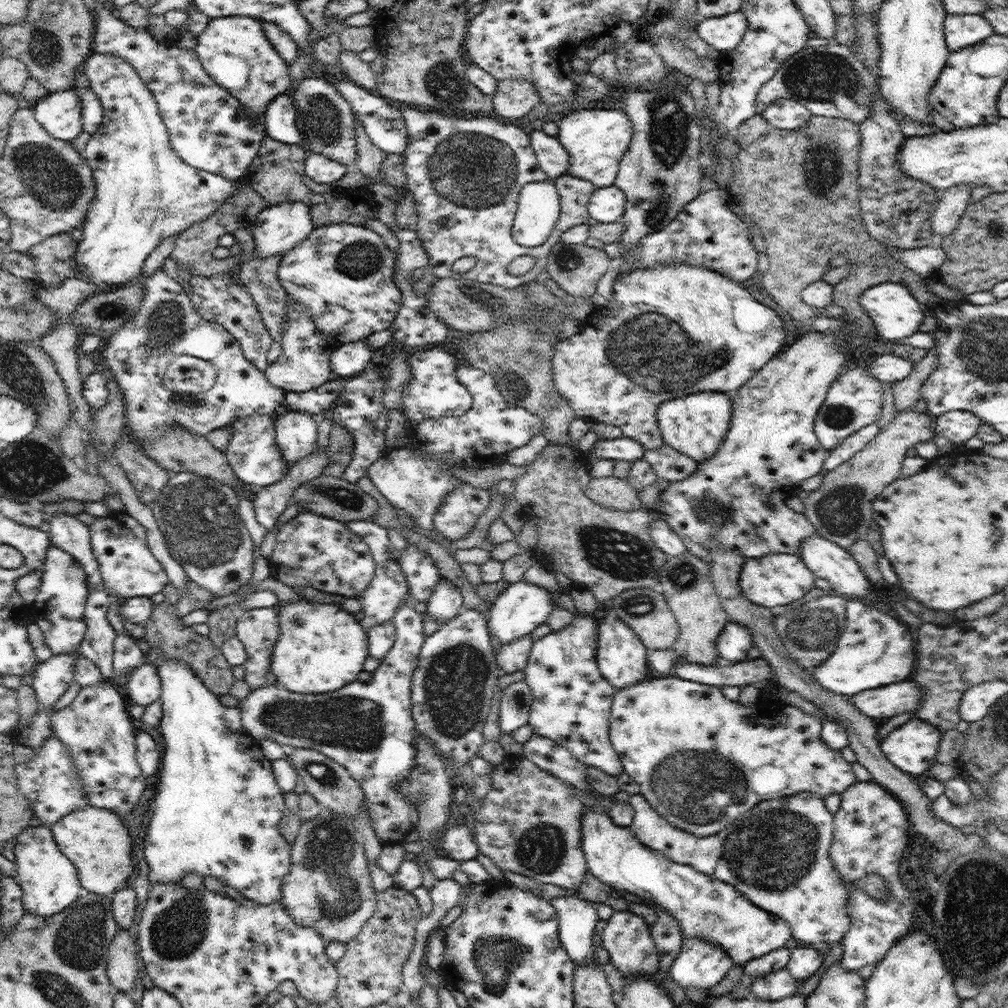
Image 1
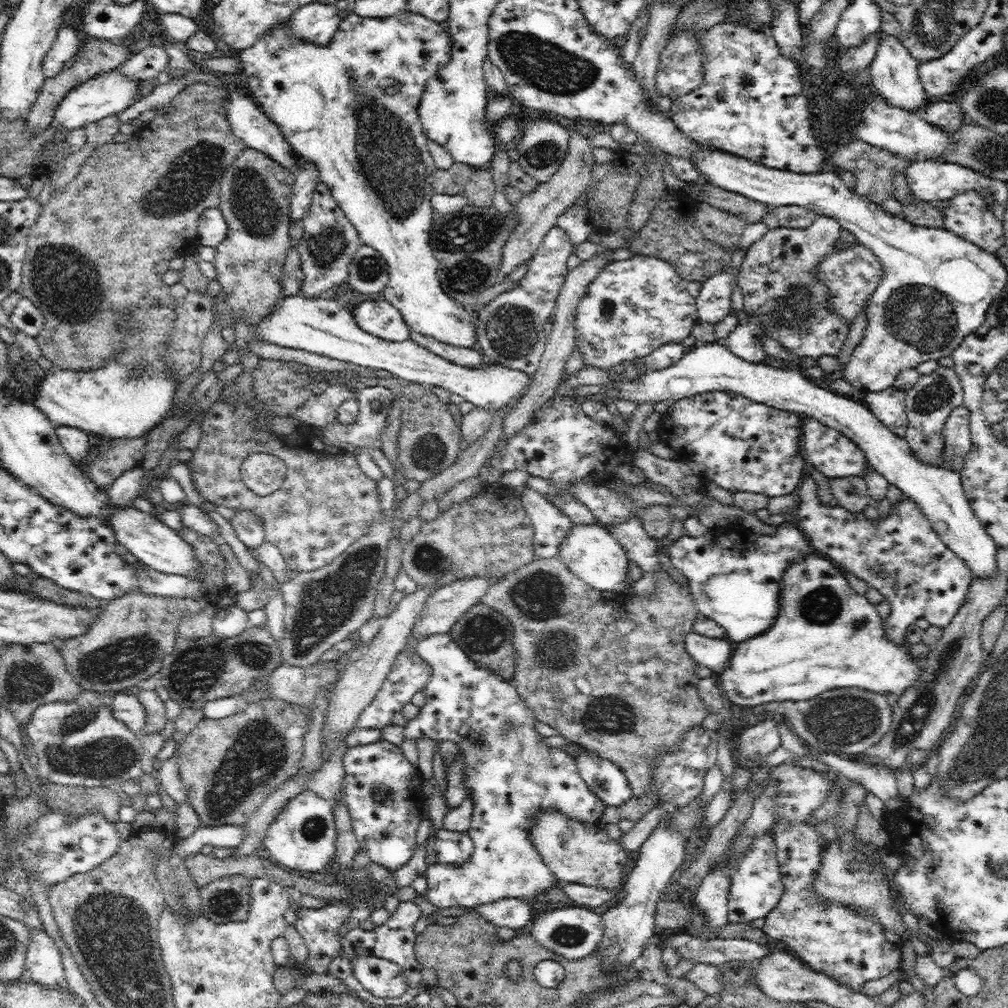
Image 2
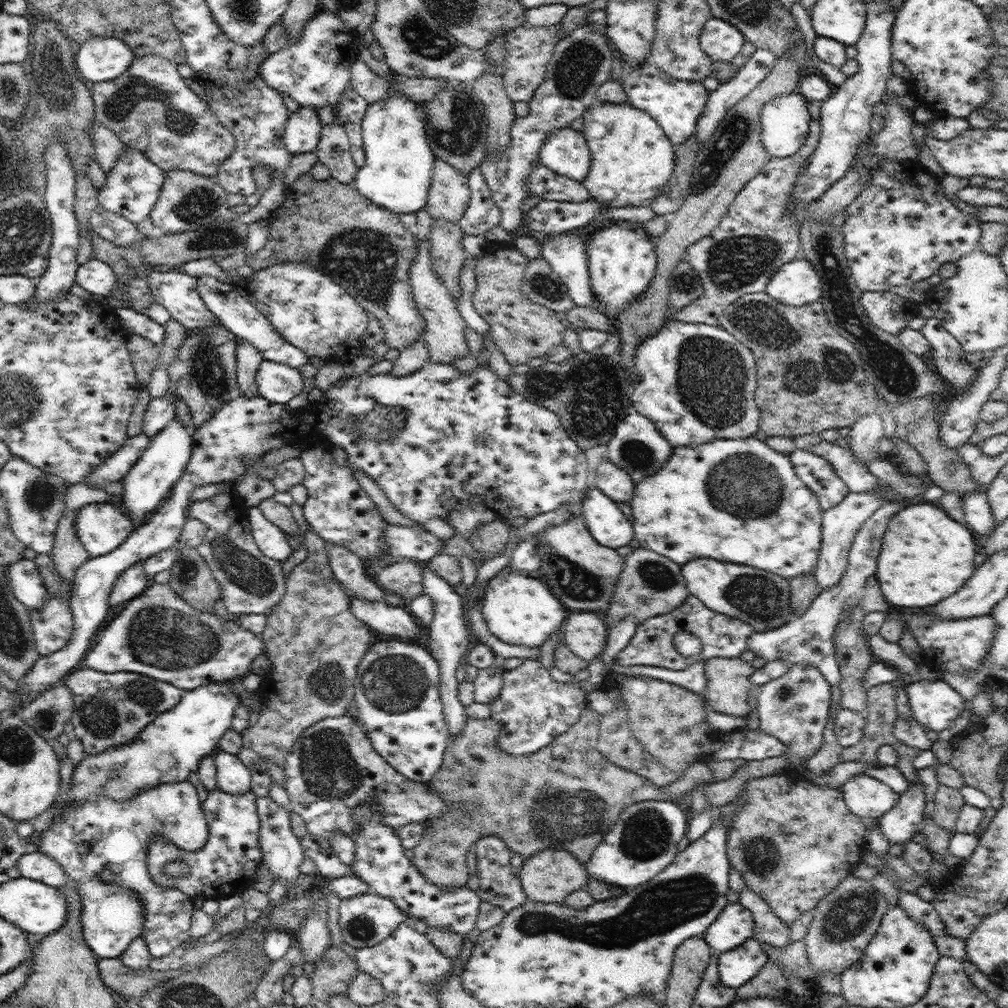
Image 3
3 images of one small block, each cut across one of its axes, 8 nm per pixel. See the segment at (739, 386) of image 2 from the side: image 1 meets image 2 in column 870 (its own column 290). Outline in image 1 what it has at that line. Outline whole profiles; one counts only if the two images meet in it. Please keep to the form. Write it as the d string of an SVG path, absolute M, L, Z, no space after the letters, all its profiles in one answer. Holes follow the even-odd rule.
M287 410L282 417L274 417L275 421L275 441L283 454L283 459L292 466L313 450L317 449L317 419L312 414L303 410Z

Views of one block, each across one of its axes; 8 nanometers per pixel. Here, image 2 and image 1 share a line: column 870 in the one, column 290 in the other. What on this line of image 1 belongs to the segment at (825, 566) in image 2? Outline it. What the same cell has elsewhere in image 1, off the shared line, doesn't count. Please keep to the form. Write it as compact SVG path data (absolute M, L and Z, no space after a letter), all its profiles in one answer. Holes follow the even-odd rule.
M279 601L281 608L278 609L279 624L280 624L280 636L276 641L273 648L273 659L271 664L271 672L276 676L278 684L284 686L290 692L297 692L302 694L322 694L324 692L332 692L344 688L347 684L351 684L352 681L358 679L358 674L362 672L364 668L365 660L369 657L368 639L367 632L361 625L355 614L348 613L348 611L342 609L342 602L322 602L322 603L311 603L310 601L296 601L293 603L285 603L284 601Z

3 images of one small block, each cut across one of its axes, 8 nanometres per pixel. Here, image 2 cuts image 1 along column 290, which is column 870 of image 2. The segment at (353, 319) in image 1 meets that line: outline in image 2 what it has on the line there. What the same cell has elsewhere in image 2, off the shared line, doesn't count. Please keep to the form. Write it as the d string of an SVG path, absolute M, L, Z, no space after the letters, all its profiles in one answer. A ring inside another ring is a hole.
M859 243L851 245L850 248L844 250L834 250L834 254L826 256L826 260L822 260L818 264L818 268L814 270L818 281L828 287L830 291L830 307L834 313L838 313L846 322L854 320L869 303L872 294L878 288L878 284L884 277L885 271L878 261L878 258L866 246Z

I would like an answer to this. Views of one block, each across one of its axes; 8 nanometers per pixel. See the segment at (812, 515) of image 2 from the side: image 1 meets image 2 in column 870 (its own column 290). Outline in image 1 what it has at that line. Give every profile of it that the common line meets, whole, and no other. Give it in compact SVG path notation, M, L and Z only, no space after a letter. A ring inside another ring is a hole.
M308 511L298 514L276 530L276 546L268 557L268 561L271 576L276 580L281 580L286 586L293 589L310 586L316 590L329 592L335 596L342 595L346 598L359 598L362 591L367 589L375 573L372 553L358 533L352 532L341 521Z

